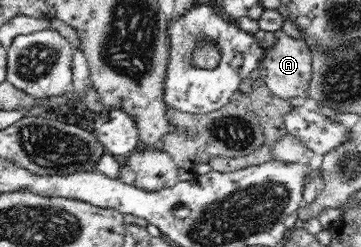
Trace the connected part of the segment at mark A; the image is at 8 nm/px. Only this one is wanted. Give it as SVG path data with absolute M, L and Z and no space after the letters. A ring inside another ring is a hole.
M282 30L275 32L277 41L271 49L267 50L265 56L259 63L260 77L266 83L273 95L285 100L291 97L299 97L306 93L312 75L312 53L303 38L293 38L286 35Z

